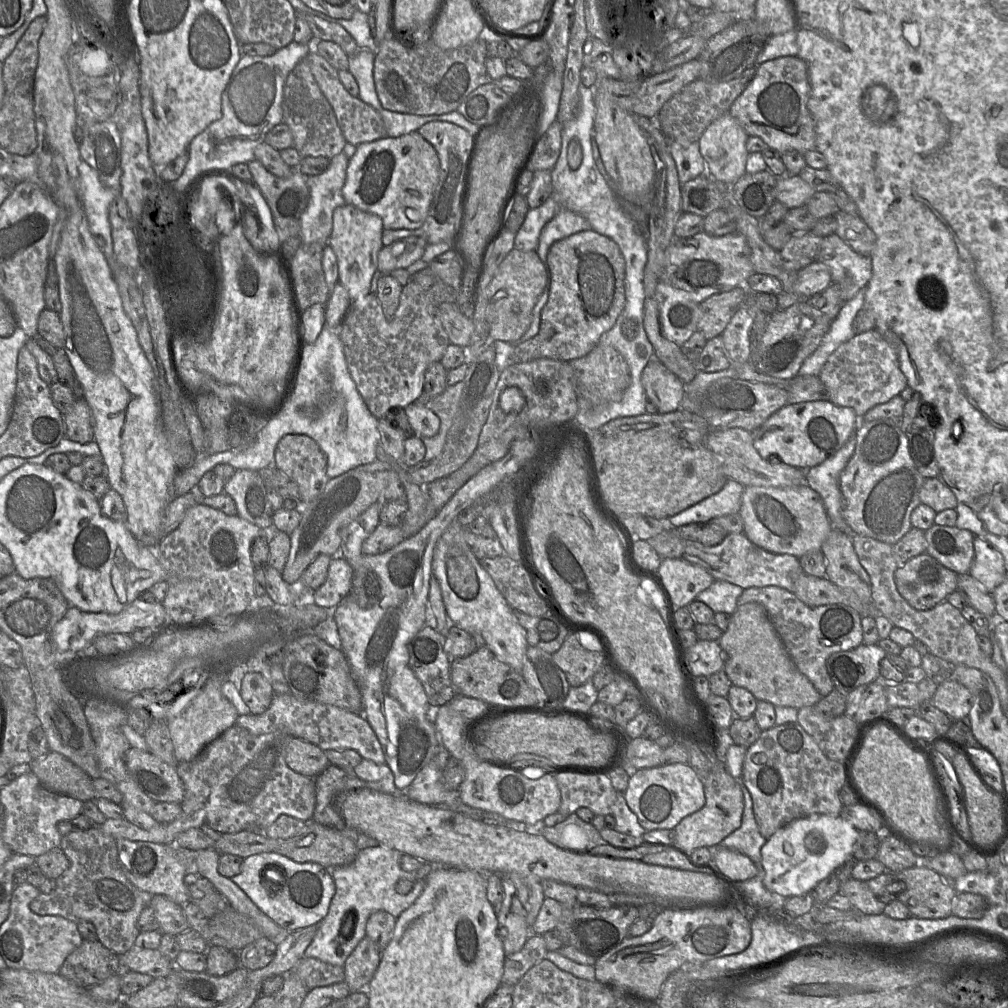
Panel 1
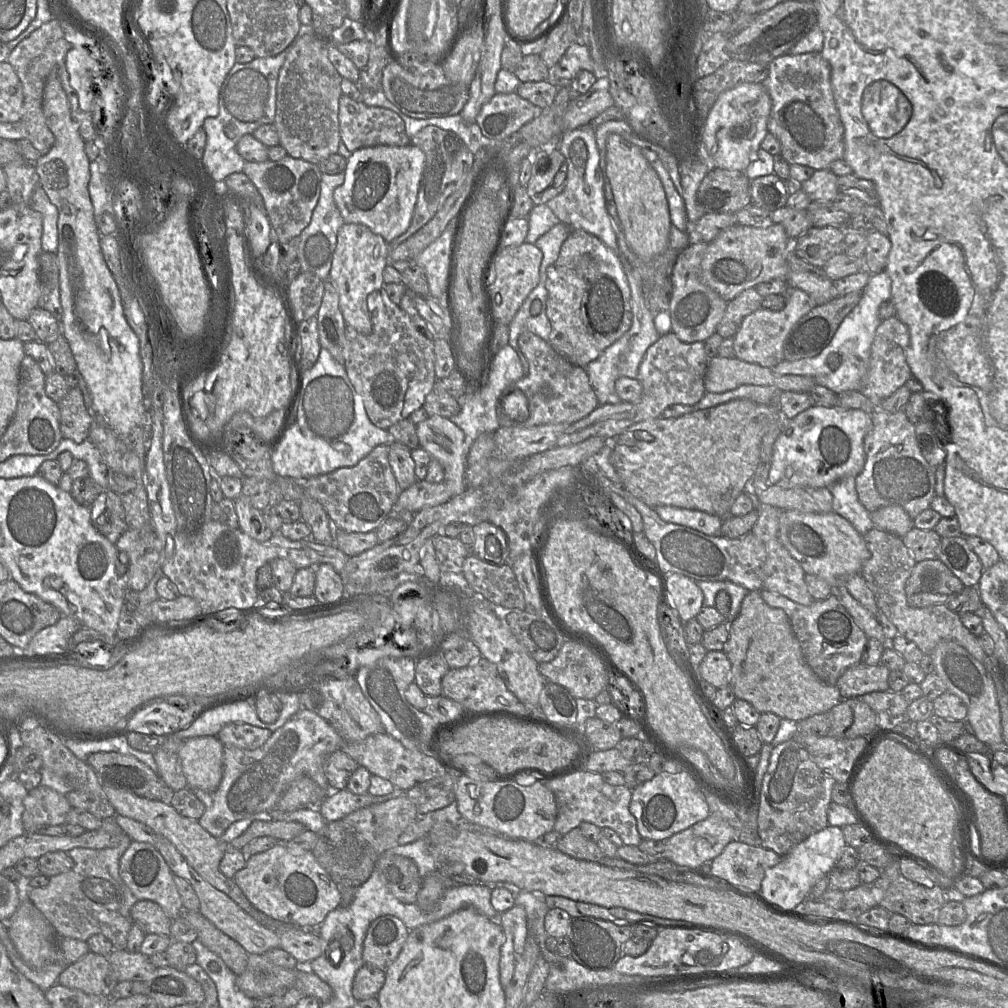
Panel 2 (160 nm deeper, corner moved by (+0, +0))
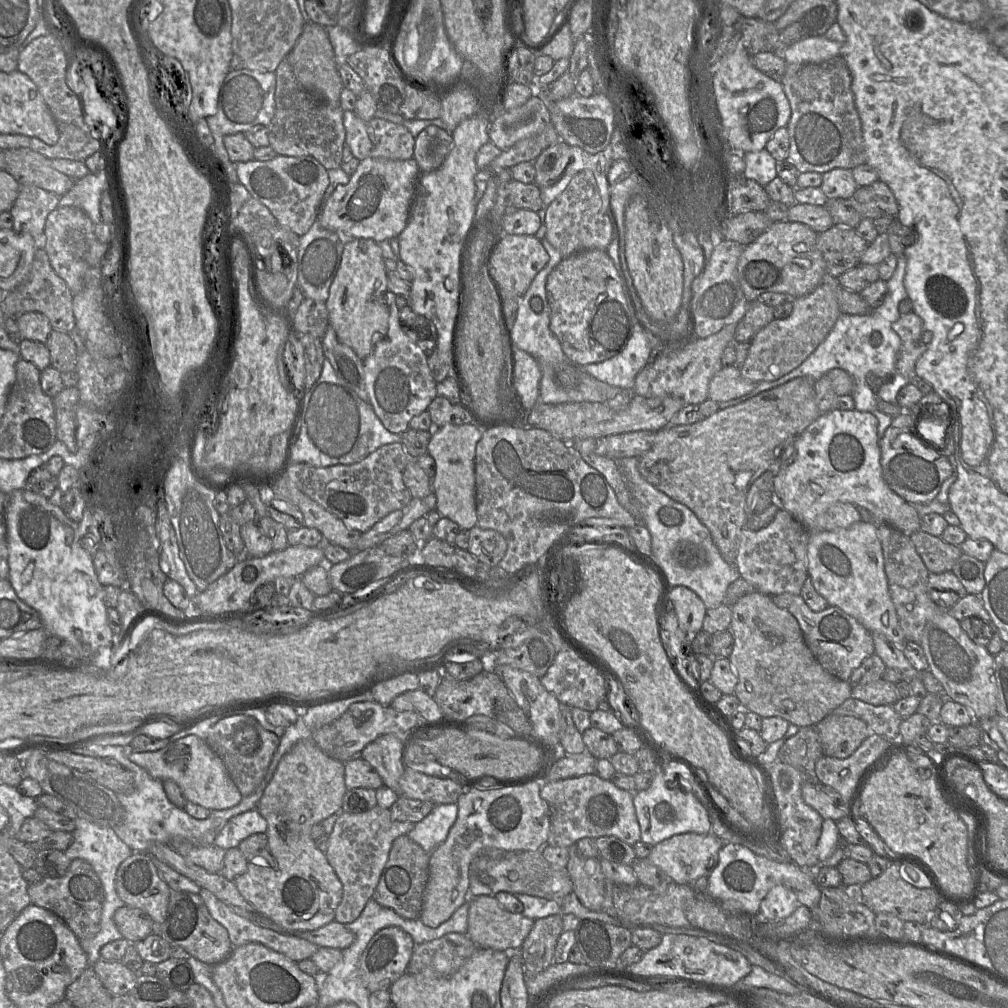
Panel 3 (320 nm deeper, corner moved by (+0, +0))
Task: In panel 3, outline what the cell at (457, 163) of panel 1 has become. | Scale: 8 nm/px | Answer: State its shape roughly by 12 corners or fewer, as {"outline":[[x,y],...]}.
{"outline":[[431,125],[415,138],[422,173],[438,169],[453,148],[451,132]]}

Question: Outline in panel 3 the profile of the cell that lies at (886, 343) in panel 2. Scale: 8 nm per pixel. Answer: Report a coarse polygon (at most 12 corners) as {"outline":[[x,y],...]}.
{"outline":[[913,311],[892,328],[901,339],[896,369],[911,380],[932,333]]}

